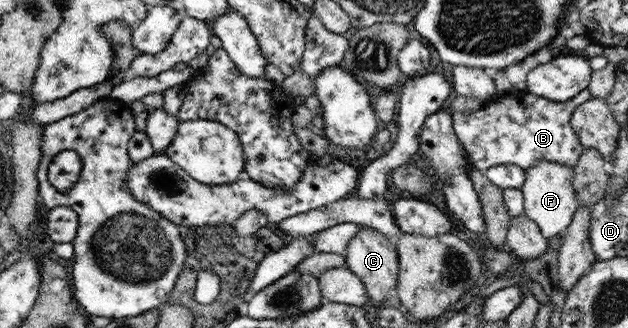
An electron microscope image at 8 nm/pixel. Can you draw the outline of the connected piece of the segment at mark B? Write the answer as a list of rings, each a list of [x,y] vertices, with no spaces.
[[[586,88],[566,102],[554,102],[525,91],[495,96],[475,111],[453,112],[453,127],[470,163],[476,169],[497,164],[515,164],[526,170],[540,159],[573,167],[583,153],[583,146],[570,124],[574,109],[591,96]]]

